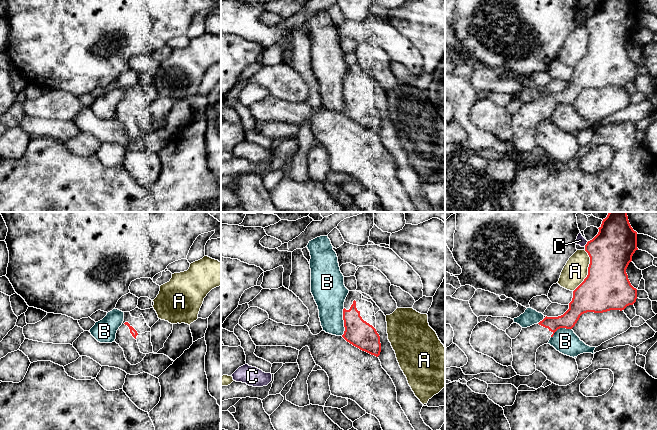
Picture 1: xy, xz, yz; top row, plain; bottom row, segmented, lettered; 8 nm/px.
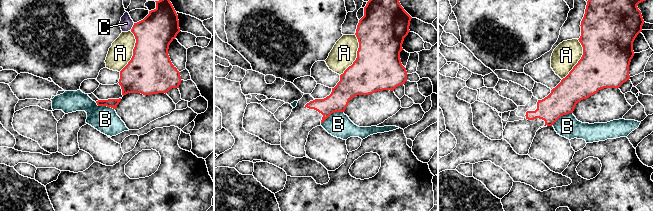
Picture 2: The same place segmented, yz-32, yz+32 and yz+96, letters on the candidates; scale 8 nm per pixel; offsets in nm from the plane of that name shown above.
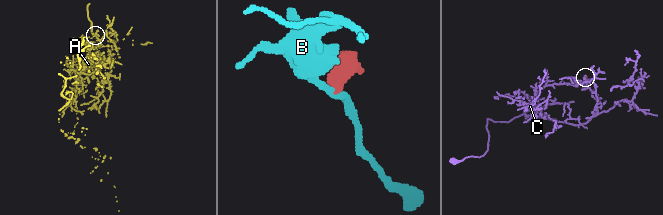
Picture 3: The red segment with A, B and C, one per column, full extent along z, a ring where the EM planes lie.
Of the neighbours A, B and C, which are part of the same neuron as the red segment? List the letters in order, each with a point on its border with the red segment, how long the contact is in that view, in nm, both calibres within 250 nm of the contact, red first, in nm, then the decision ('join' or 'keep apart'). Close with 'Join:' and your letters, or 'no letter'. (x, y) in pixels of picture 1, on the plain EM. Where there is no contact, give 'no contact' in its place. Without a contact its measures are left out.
A: meets red in yz at (588, 47); contact 340 nm long; 360 nm thick on the red side, 190 nm on the other; keep apart
B: meets red in xz at (344, 98); contact 220 nm long; 220 nm thick on the red side, 260 nm on the other; keep apart
C: meets red in yz at (586, 20); contact 60 nm long; 340 nm thick on the red side, 70 nm on the other; keep apart
Join: no letter

